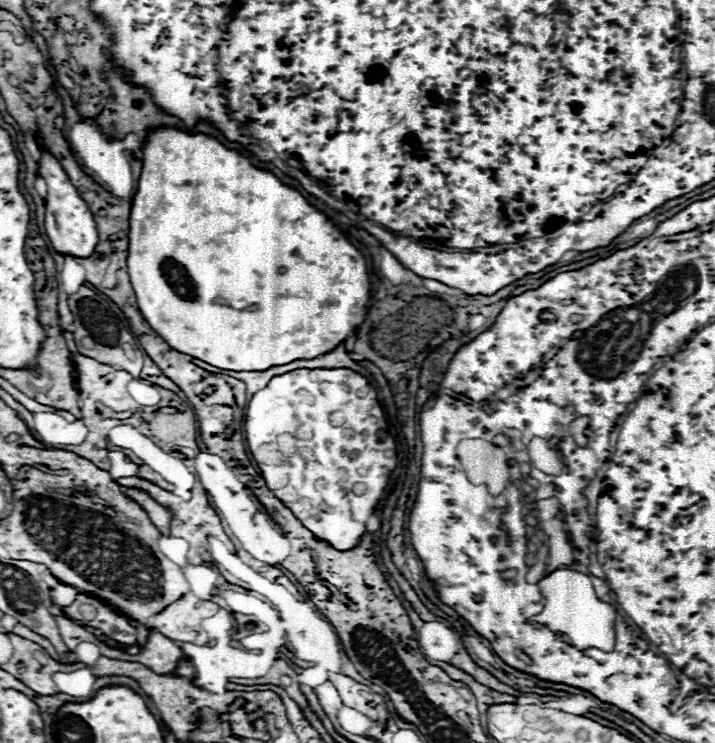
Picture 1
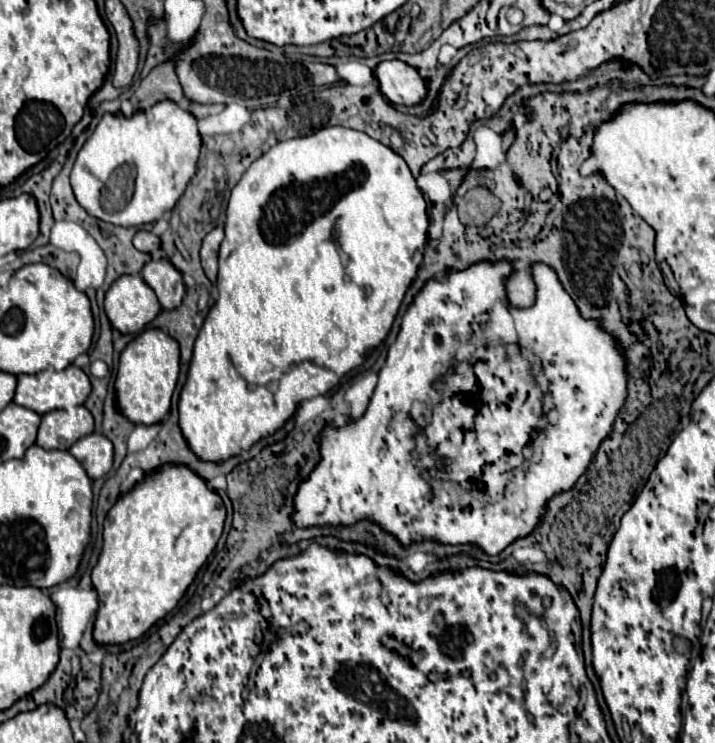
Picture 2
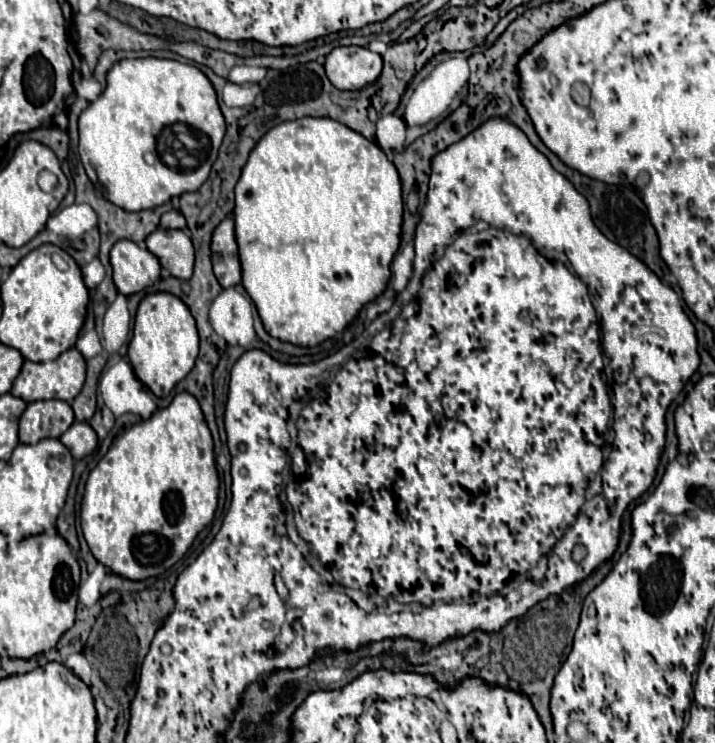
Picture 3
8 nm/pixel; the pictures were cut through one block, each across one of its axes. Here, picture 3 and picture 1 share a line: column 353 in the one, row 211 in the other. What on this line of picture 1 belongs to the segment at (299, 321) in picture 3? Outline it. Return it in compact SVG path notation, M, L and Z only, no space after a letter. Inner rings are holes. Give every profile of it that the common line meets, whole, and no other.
M160 126L148 132L142 144L142 172L138 178L138 188L132 198L130 208L130 230L128 230L128 276L136 294L138 310L144 320L172 346L174 350L198 358L210 366L234 372L260 372L272 366L282 366L294 360L312 360L320 354L332 352L342 340L356 330L366 316L366 304L370 300L370 278L366 270L366 260L356 250L346 236L332 224L332 220L310 206L306 198L286 184L282 184L274 174L260 170L250 158L236 150L226 148L212 136L188 134L180 128Z

